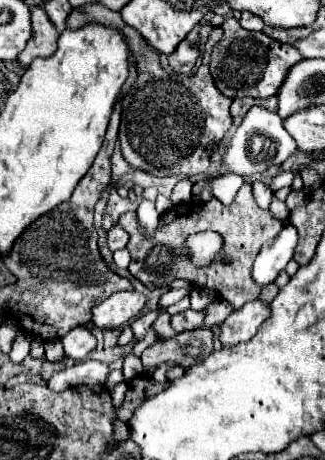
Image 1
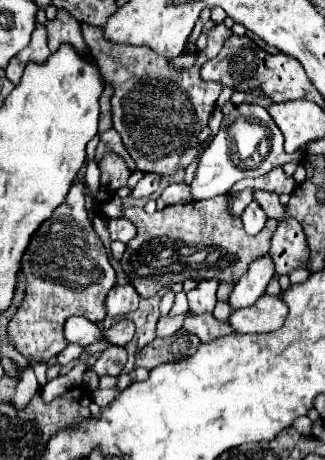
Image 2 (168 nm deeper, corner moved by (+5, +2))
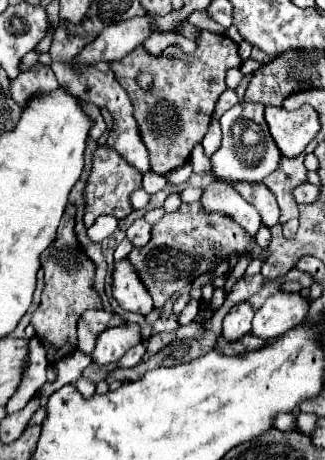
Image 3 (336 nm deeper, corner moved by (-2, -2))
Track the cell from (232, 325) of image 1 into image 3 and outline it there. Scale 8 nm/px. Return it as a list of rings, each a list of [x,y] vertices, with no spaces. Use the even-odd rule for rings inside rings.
[[[275,292],[267,302],[255,312],[251,334],[259,338],[277,338],[287,330],[295,328],[309,310],[309,298],[301,294]]]

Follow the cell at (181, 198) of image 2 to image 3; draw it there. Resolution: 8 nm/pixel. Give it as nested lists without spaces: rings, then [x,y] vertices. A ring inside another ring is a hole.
[[[211,182],[203,191],[201,206],[205,212],[221,212],[239,222],[247,232],[257,234],[261,226],[259,212],[239,194],[233,190],[233,186],[223,182]]]

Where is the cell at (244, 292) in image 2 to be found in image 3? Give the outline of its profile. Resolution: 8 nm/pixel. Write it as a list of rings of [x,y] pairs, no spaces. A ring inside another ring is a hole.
[[[245,300],[231,308],[231,312],[223,320],[223,338],[225,340],[239,340],[243,334],[251,330],[253,320],[253,306]]]

